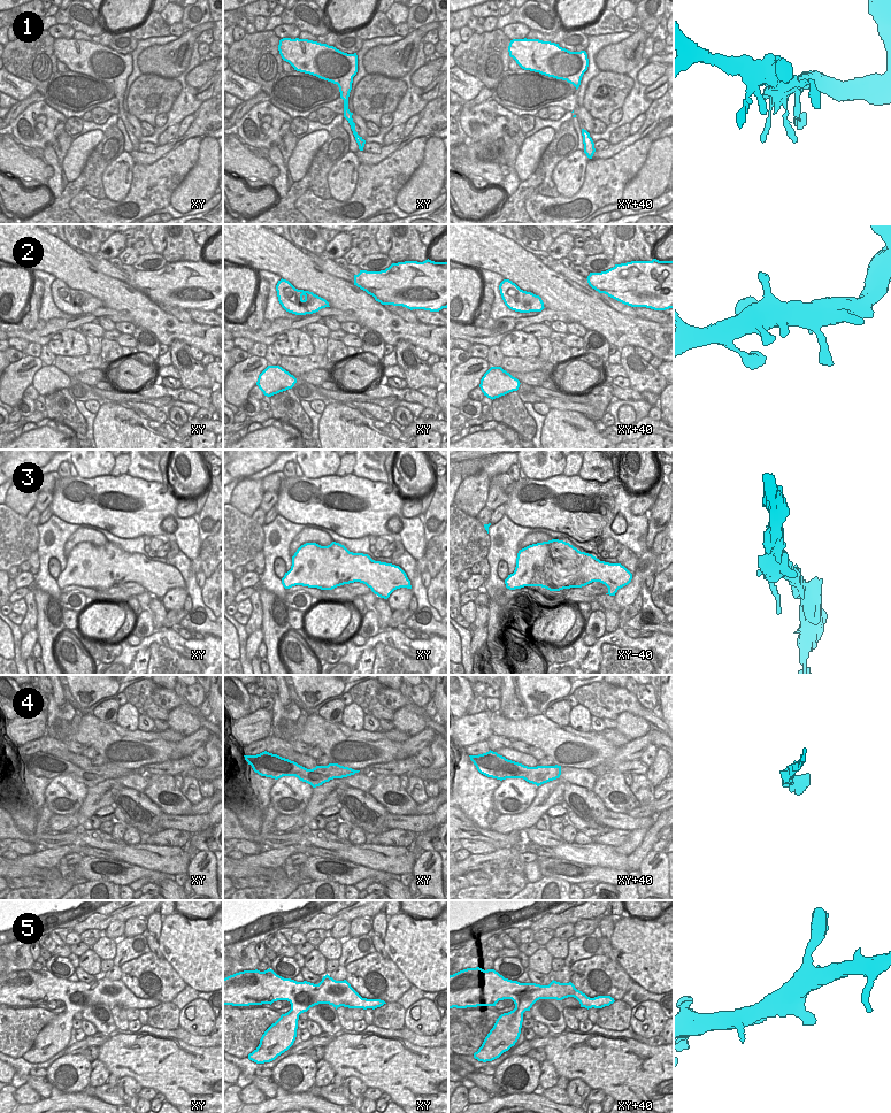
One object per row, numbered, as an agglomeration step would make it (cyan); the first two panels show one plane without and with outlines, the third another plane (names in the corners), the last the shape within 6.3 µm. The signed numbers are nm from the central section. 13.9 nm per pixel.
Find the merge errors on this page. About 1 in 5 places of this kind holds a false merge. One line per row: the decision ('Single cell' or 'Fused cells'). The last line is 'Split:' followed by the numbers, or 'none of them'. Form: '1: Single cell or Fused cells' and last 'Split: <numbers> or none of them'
1: Single cell
2: Single cell
3: Single cell
4: Fused cells
5: Single cell
Split: 4

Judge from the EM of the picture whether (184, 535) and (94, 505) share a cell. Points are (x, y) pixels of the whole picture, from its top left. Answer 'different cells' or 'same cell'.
same cell

